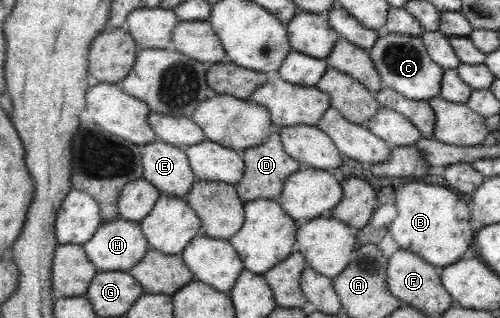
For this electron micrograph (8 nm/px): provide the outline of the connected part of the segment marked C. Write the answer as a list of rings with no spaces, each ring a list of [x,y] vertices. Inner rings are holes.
[[[380,32],[375,43],[371,46],[369,54],[370,61],[374,64],[375,70],[380,77],[381,88],[394,89],[410,100],[428,100],[439,95],[444,69],[431,61],[420,37]]]

